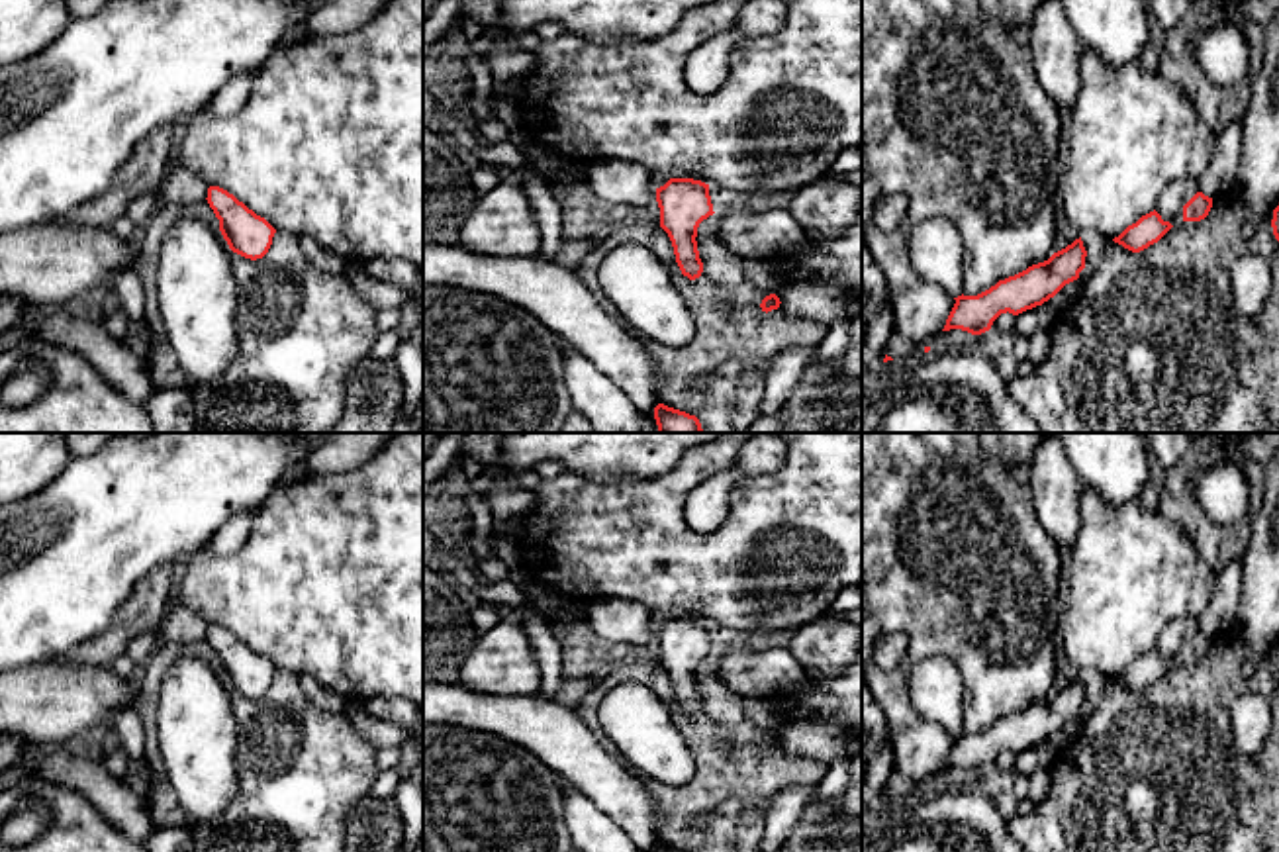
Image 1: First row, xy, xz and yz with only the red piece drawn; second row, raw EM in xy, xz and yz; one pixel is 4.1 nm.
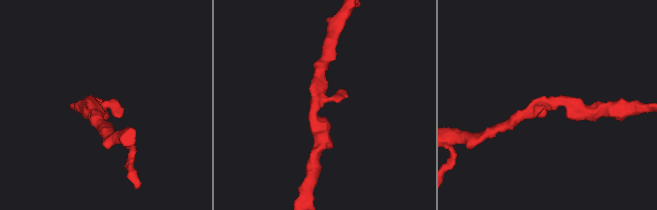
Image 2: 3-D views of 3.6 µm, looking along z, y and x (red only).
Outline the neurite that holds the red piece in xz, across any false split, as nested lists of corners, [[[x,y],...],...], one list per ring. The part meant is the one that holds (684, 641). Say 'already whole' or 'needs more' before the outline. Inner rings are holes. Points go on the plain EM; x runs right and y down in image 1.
already whole; [[[670,617],[656,627],[660,666],[668,672],[676,701],[684,715],[695,719],[703,711],[697,689],[697,666],[713,654],[709,623],[693,617]]]

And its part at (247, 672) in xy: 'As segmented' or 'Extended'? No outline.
As segmented

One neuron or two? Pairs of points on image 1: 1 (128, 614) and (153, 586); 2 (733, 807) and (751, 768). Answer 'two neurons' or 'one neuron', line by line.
1: one neuron
2: two neurons

